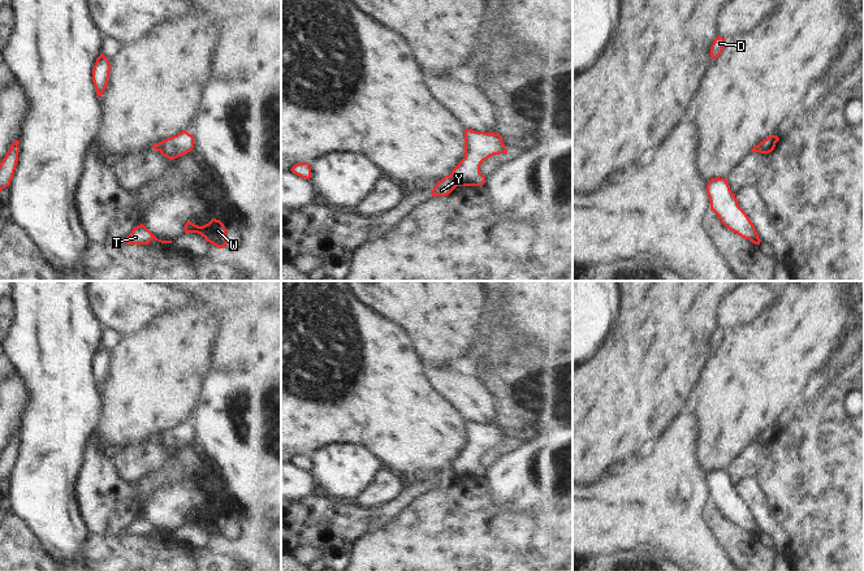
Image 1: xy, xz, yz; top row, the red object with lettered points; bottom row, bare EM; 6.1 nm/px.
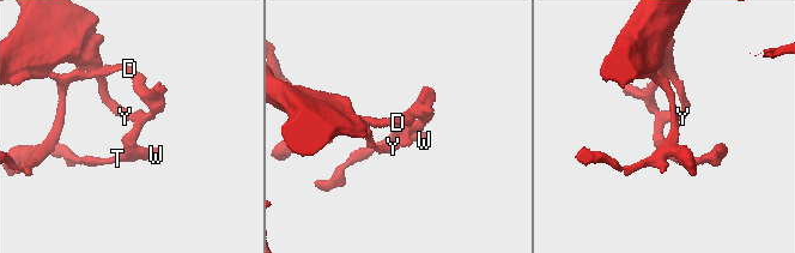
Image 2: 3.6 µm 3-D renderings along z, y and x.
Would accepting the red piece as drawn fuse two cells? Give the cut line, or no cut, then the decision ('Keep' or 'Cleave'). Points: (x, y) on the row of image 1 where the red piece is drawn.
Split along xz (450, 174), (457, 185). Cleave

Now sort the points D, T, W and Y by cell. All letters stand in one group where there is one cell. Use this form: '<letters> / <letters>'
D T W / Y

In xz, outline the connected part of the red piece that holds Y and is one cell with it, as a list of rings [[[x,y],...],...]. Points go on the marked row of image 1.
[[[445,176],[441,181],[437,181],[432,190],[432,196],[445,196],[449,195],[457,187],[452,176]]]

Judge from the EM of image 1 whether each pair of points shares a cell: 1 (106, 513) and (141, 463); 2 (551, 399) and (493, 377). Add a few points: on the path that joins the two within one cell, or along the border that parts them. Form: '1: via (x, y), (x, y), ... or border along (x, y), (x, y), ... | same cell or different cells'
1: border along (112, 459), (116, 472), (132, 485) | different cells
2: via (536, 399), (517, 399), (508, 390) | same cell

